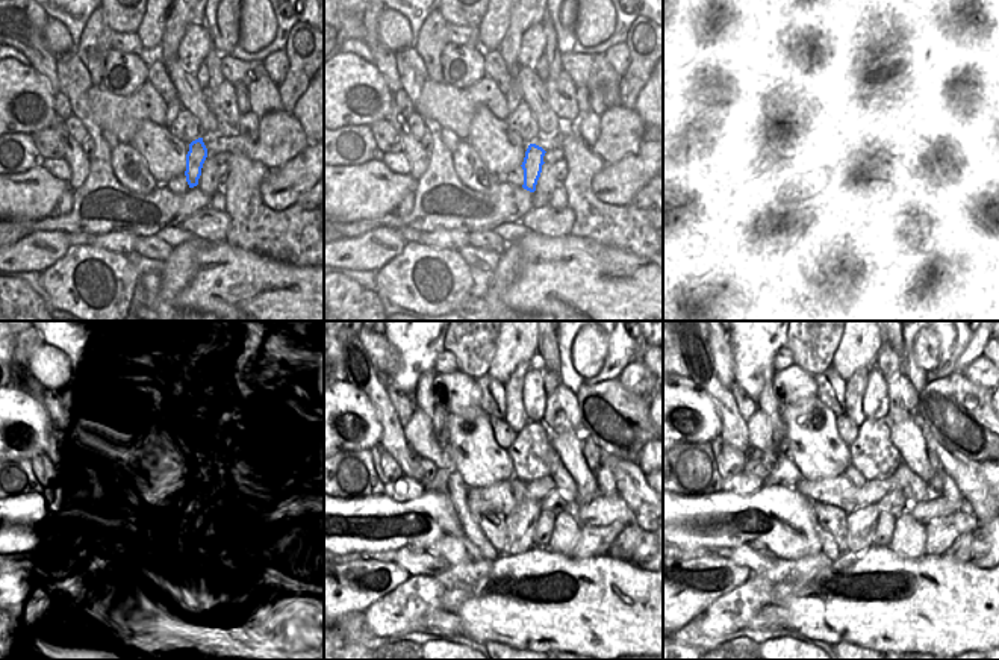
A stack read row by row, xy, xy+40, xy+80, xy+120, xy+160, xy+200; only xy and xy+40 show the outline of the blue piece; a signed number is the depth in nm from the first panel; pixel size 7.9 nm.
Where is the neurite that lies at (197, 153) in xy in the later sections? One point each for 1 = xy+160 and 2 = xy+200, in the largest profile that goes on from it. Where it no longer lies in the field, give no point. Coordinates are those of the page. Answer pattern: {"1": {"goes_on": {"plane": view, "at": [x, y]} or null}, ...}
{"1": {"goes_on": {"plane": "xy+160", "at": [521, 524]}}, "2": {"goes_on": {"plane": "xy+200", "at": [860, 524]}}}

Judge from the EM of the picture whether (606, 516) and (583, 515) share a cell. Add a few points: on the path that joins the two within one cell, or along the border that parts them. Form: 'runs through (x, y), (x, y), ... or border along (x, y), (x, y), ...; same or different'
runs through (600, 515), (589, 515); same

